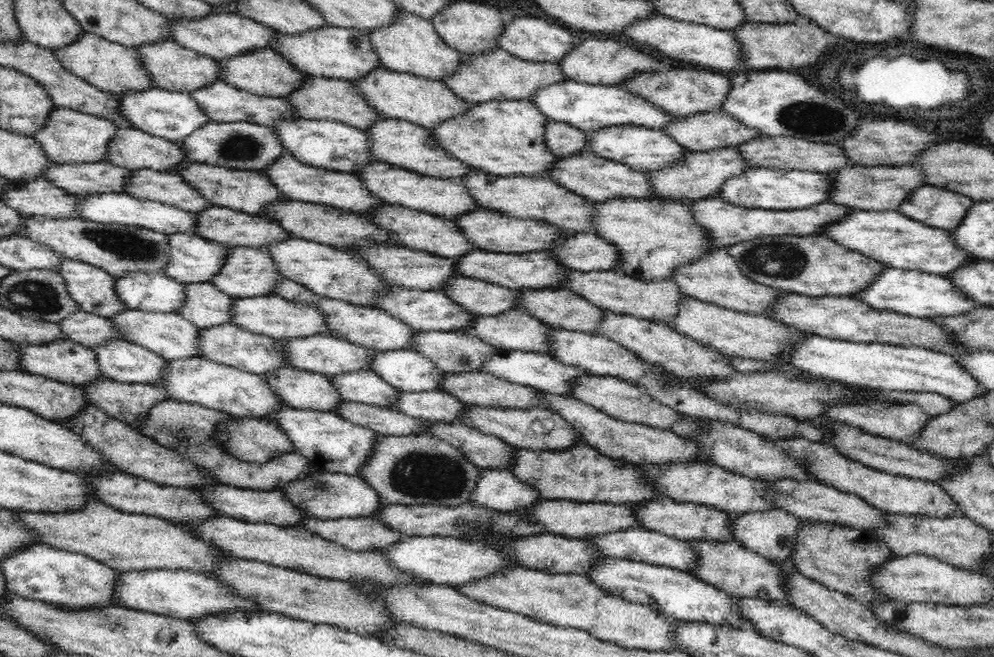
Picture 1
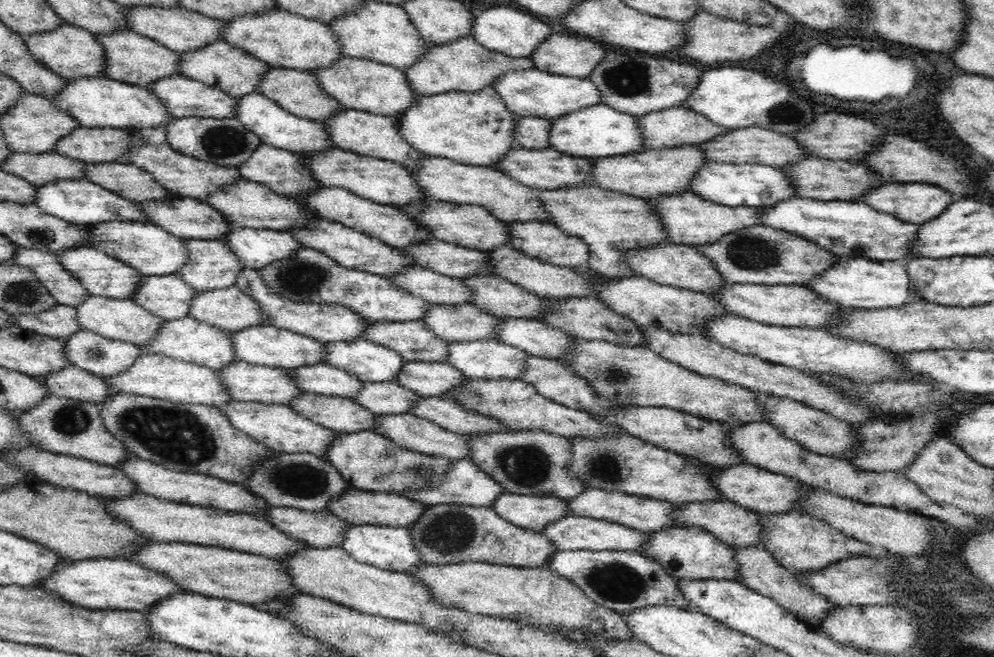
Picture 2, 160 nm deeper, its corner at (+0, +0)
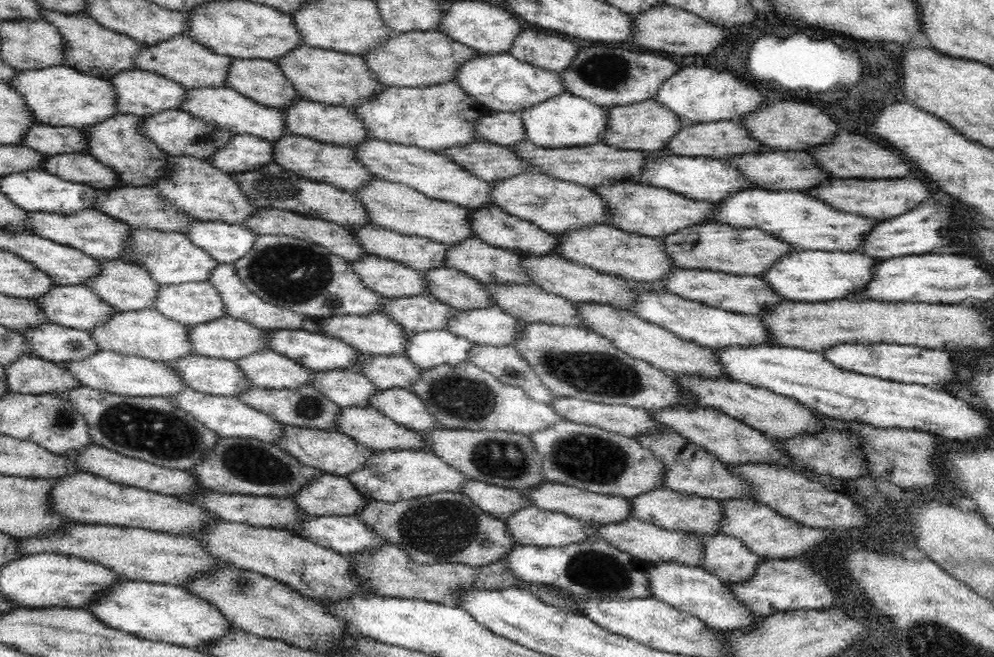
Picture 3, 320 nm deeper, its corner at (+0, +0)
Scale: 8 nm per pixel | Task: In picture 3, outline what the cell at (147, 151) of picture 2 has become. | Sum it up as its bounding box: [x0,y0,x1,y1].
[84,113,168,187]

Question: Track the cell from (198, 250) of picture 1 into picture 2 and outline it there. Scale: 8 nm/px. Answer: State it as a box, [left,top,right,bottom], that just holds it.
[87,221,187,276]

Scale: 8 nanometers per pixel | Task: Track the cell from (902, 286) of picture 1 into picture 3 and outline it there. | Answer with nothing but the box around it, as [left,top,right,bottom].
[759,249,880,302]

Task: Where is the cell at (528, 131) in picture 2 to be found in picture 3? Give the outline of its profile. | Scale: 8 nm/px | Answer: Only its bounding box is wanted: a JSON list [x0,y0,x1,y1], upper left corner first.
[473,111,527,147]

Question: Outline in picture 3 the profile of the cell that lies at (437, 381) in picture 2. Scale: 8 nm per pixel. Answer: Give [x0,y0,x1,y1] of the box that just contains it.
[359,354,425,390]

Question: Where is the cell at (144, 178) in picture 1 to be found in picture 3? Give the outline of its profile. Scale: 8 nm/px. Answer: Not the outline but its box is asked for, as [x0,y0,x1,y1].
[43,152,122,189]

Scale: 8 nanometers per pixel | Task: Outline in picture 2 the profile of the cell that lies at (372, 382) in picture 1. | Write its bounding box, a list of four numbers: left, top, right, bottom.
[284,363,366,399]

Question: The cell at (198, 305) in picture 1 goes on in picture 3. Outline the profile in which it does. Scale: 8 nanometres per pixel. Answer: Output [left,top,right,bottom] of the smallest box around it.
[85,259,159,311]

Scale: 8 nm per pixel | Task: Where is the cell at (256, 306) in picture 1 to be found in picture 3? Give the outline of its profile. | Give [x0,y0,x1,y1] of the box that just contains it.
[153,281,227,327]

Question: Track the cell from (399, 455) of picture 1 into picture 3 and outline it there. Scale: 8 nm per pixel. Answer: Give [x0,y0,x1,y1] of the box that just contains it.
[275,425,376,477]

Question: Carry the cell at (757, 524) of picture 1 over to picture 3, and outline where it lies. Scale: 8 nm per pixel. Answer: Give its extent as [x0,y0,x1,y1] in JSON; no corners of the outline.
[630,487,724,536]

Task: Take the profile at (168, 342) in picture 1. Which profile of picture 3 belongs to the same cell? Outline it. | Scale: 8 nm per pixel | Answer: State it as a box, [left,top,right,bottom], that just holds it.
[32,285,118,332]

